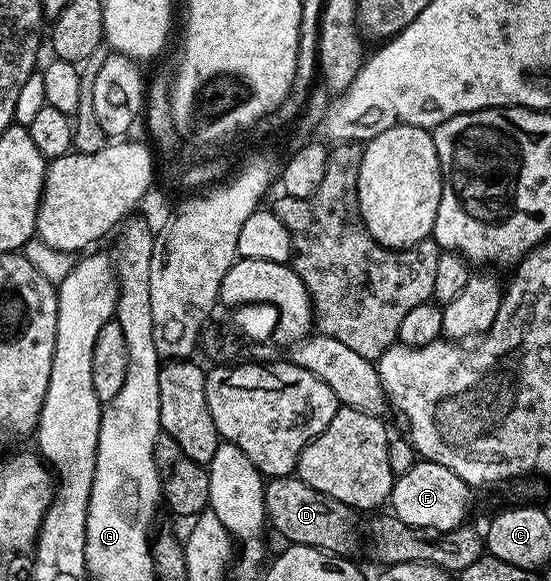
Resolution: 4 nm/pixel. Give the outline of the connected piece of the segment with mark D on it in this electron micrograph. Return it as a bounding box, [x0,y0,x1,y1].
[264,476,362,556]

